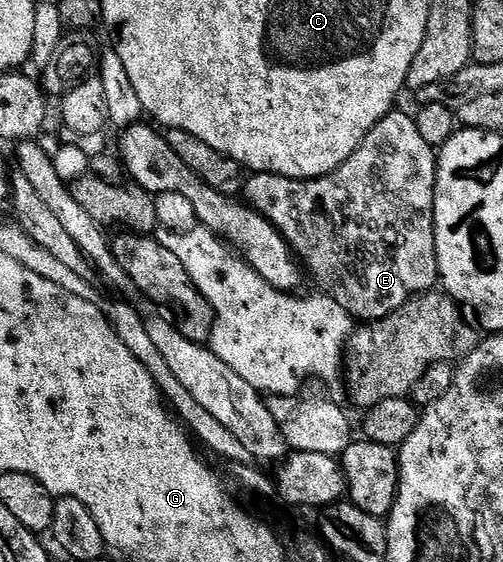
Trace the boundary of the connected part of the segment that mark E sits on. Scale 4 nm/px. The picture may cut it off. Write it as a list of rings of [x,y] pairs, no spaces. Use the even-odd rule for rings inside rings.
[[[393,111],[387,113],[379,123],[376,124],[366,135],[366,139],[332,173],[325,177],[314,177],[311,179],[297,179],[294,177],[283,177],[277,173],[252,173],[247,178],[243,196],[247,204],[251,205],[257,213],[261,213],[275,229],[284,236],[288,242],[288,248],[298,258],[299,264],[317,281],[319,292],[330,299],[334,299],[339,306],[344,307],[354,319],[367,323],[370,321],[381,321],[384,317],[389,317],[395,309],[400,309],[409,299],[432,290],[438,285],[440,268],[436,262],[436,232],[434,231],[434,195],[436,194],[436,158],[437,150],[430,143],[422,139],[421,132],[416,126],[415,116],[407,117],[404,113]]]

